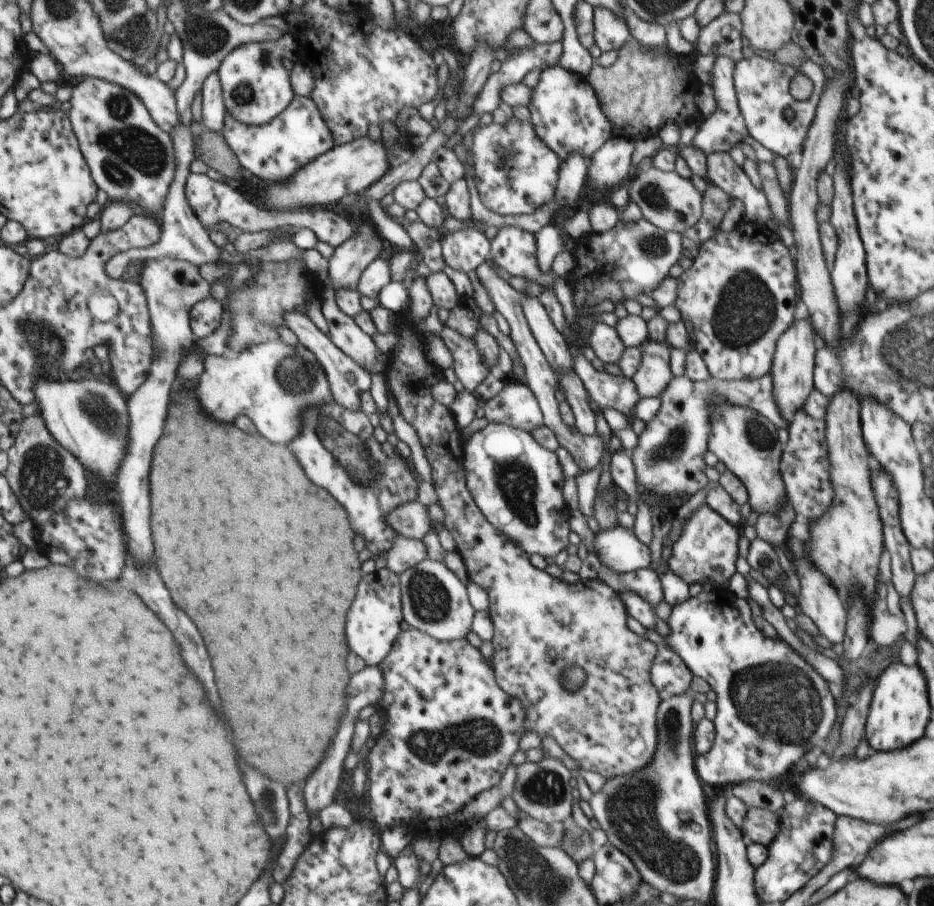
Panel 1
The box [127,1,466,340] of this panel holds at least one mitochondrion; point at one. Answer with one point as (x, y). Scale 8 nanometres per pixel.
(205, 36)

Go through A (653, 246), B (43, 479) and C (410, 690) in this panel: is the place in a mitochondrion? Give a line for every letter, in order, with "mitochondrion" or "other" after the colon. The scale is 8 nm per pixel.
A: mitochondrion
B: mitochondrion
C: other

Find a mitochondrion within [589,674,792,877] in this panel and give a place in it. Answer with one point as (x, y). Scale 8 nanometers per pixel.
(671, 722)

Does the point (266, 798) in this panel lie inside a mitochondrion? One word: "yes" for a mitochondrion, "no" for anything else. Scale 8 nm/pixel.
yes

